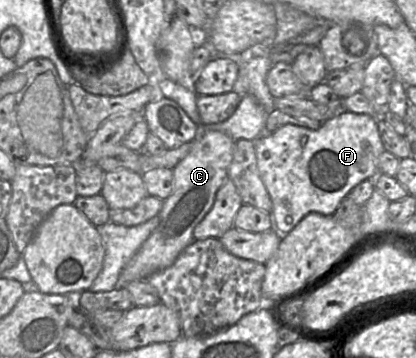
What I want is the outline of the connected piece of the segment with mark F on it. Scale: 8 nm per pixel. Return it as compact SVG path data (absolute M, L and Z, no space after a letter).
M350 111L330 118L317 130L286 124L255 141L257 169L272 202L273 228L288 234L306 215L317 212L333 215L341 201L359 183L378 176L378 159L385 150L378 131L377 118Z

